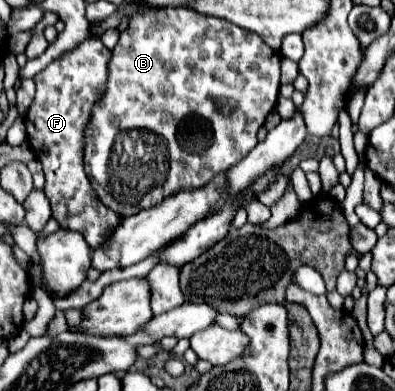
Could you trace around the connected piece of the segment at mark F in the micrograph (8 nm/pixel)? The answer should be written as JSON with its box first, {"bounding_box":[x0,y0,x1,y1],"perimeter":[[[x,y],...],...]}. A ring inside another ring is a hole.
{"bounding_box":[25,38,119,248],"perimeter":[[[89,38],[75,50],[53,60],[45,70],[35,74],[37,94],[25,114],[29,144],[45,172],[45,196],[51,202],[53,218],[61,228],[79,232],[89,248],[101,246],[119,224],[119,216],[99,202],[83,170],[83,132],[89,122],[91,106],[103,94],[107,80],[107,62],[111,52],[101,40]]]}

